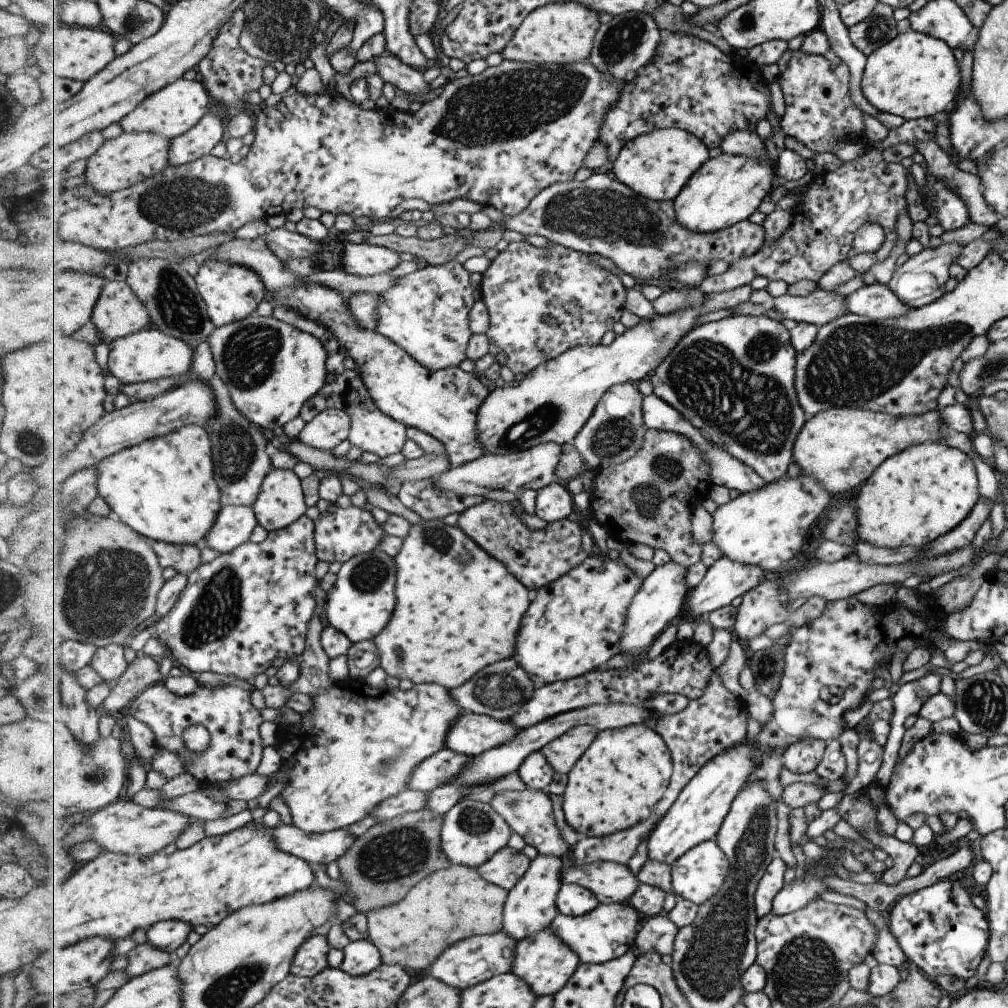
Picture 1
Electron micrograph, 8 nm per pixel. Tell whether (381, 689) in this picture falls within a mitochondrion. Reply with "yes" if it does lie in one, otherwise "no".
no

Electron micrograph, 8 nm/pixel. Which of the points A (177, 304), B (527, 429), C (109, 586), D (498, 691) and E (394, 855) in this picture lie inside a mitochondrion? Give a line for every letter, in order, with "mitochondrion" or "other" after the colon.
A: mitochondrion
B: mitochondrion
C: mitochondrion
D: mitochondrion
E: mitochondrion

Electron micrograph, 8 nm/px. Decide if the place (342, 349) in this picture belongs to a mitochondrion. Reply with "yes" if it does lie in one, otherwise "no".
no

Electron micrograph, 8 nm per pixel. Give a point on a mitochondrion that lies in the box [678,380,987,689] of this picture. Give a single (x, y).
(767, 664)

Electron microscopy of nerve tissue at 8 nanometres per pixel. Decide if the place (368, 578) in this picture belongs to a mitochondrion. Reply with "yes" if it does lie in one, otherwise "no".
yes

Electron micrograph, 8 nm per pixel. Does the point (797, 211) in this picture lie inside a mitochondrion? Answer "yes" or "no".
no

